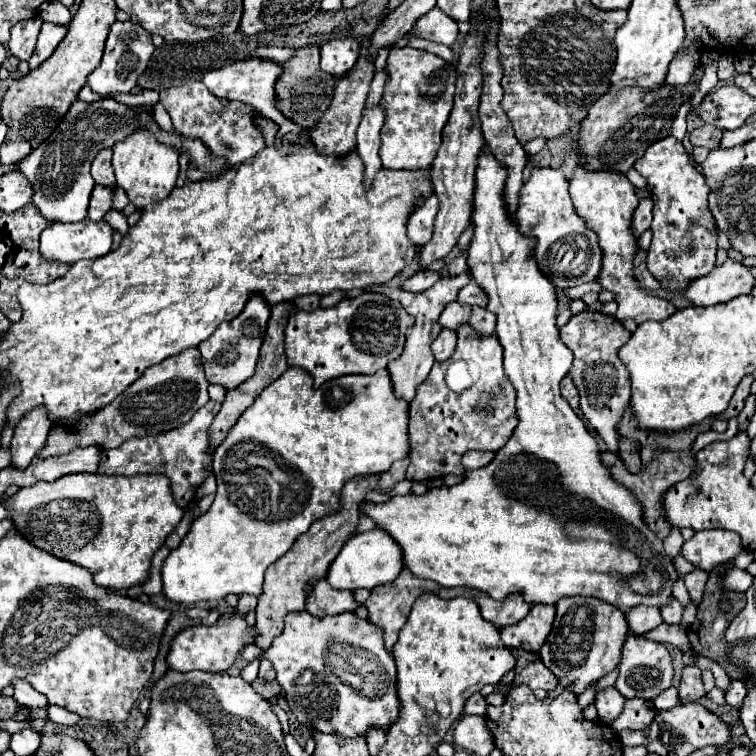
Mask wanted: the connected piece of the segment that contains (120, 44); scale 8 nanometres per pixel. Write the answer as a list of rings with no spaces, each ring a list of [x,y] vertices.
[[[114,22],[110,26],[108,38],[106,38],[106,48],[104,48],[104,58],[102,64],[88,76],[88,86],[100,94],[108,96],[112,92],[130,92],[132,86],[136,86],[138,76],[146,70],[146,64],[154,52],[152,36],[146,32],[138,22]]]

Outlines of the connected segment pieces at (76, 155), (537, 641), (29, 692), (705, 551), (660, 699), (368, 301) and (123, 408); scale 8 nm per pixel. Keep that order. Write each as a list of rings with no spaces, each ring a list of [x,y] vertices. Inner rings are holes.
[[[76,100],[64,120],[58,124],[58,128],[52,132],[52,136],[40,144],[26,160],[20,162],[22,174],[30,180],[34,188],[32,202],[38,206],[42,216],[54,222],[80,222],[86,218],[88,212],[88,200],[94,188],[94,180],[90,176],[90,164],[94,156],[102,148],[112,148],[116,140],[122,140],[130,136],[136,128],[146,126],[148,130],[154,132],[158,140],[164,144],[176,146],[180,152],[186,148],[190,152],[190,162],[194,162],[202,172],[208,176],[218,176],[222,168],[226,166],[224,158],[216,158],[208,152],[208,148],[200,140],[186,138],[178,132],[164,132],[158,128],[154,118],[150,118],[146,112],[136,114],[132,106],[118,104],[116,100],[98,100],[98,102],[82,102]]]
[[[544,604],[532,606],[526,618],[522,618],[518,624],[500,630],[500,638],[504,646],[538,652],[552,630],[554,612],[556,612],[554,606],[544,606]]]
[[[12,680],[12,686],[14,686],[14,700],[18,704],[30,708],[48,708],[46,698],[40,692],[36,692],[30,684],[26,684],[26,680]]]
[[[700,530],[682,546],[682,556],[710,572],[712,568],[734,560],[742,552],[742,542],[736,532],[730,530]]]
[[[668,688],[668,690],[660,692],[652,702],[654,702],[654,706],[656,706],[658,710],[670,710],[670,708],[678,706],[678,704],[676,704],[676,702],[678,702],[678,690],[676,690],[676,688]]]
[[[364,292],[356,298],[346,298],[332,308],[318,308],[312,312],[296,310],[290,314],[284,332],[284,350],[288,366],[300,366],[308,370],[314,376],[316,388],[326,380],[338,378],[342,374],[374,374],[376,370],[386,368],[388,362],[396,360],[402,354],[408,326],[412,326],[412,316],[406,314],[406,310],[396,300],[374,292]]]
[[[188,348],[186,352],[180,352],[178,356],[172,356],[162,364],[148,368],[146,376],[142,376],[138,384],[126,388],[126,392],[122,392],[122,396],[118,396],[114,404],[98,410],[90,420],[84,418],[74,430],[54,428],[54,432],[48,434],[48,442],[38,452],[38,456],[50,458],[56,454],[72,452],[74,448],[84,448],[88,444],[96,444],[108,450],[118,448],[128,438],[156,436],[186,424],[208,400],[208,380],[202,372],[200,352],[196,348]]]

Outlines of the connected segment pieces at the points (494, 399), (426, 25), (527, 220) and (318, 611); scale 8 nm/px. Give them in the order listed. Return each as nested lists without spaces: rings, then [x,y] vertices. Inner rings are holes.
[[[464,324],[456,330],[458,344],[450,362],[436,362],[418,386],[414,400],[410,402],[410,466],[406,470],[406,480],[424,482],[430,478],[442,478],[448,474],[466,474],[462,466],[462,456],[468,450],[500,450],[512,436],[518,414],[516,414],[516,392],[502,368],[502,346],[498,336],[478,336]],[[456,362],[474,362],[474,384],[464,392],[452,392],[444,384],[446,368]]]
[[[438,6],[432,8],[426,16],[420,16],[414,24],[414,28],[401,38],[396,43],[390,46],[392,48],[402,48],[408,44],[410,36],[414,38],[424,38],[424,40],[432,40],[432,42],[440,42],[440,44],[446,44],[446,46],[452,46],[456,36],[458,36],[458,26],[456,22],[446,16]]]
[[[534,168],[530,180],[520,190],[520,206],[516,210],[518,230],[536,240],[534,258],[540,272],[552,280],[556,288],[570,288],[584,282],[594,282],[598,278],[602,266],[602,250],[598,246],[598,238],[592,230],[586,228],[584,220],[574,212],[572,200],[568,196],[568,180],[562,170],[554,168]],[[576,236],[584,236],[588,240],[586,248],[576,242]]]
[[[326,578],[316,580],[306,598],[306,610],[318,618],[352,612],[354,608],[356,608],[356,602],[352,598],[352,592],[332,588]]]

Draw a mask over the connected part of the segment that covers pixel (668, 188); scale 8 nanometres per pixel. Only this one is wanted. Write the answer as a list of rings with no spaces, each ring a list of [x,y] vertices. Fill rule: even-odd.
[[[666,136],[666,140],[652,144],[634,164],[634,168],[646,178],[654,198],[654,238],[646,252],[648,270],[664,290],[678,294],[678,288],[686,288],[690,280],[706,276],[716,264],[718,228],[712,212],[708,210],[710,188],[704,180],[704,174],[698,172],[690,162],[682,142],[678,142],[674,136]]]

